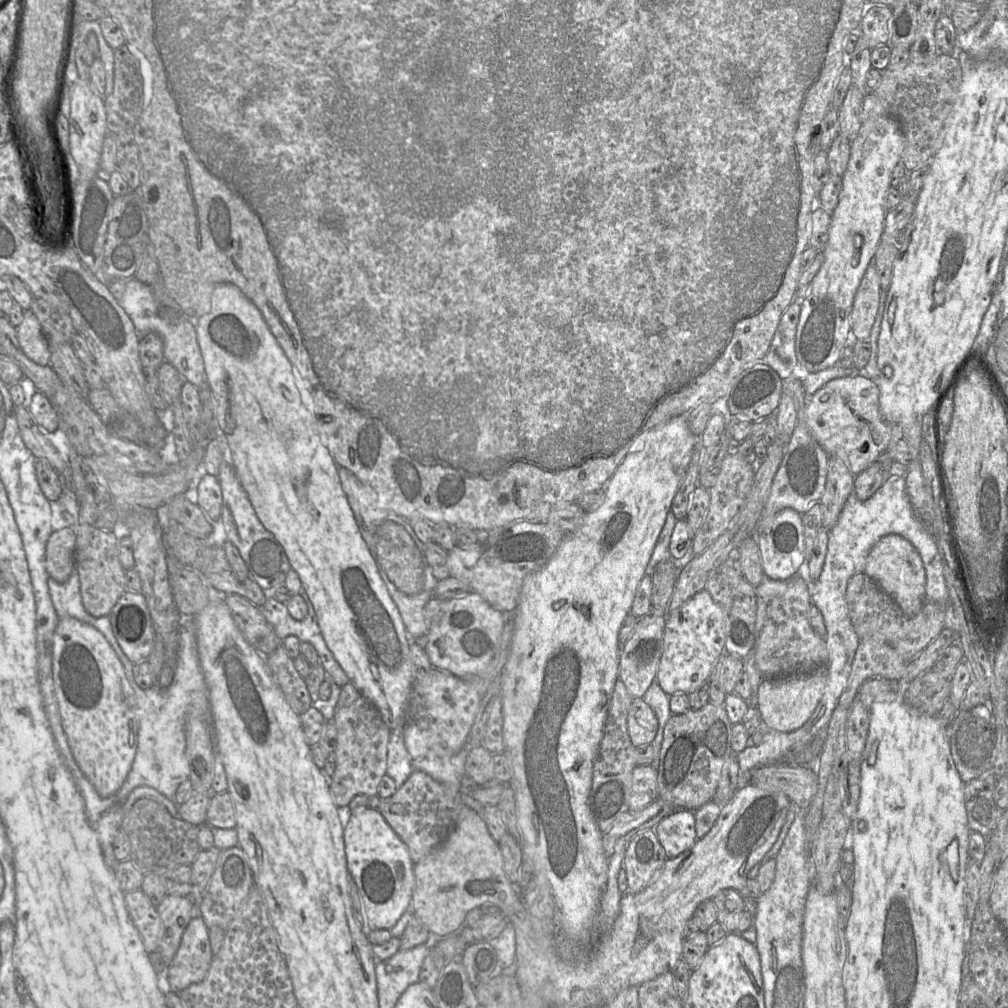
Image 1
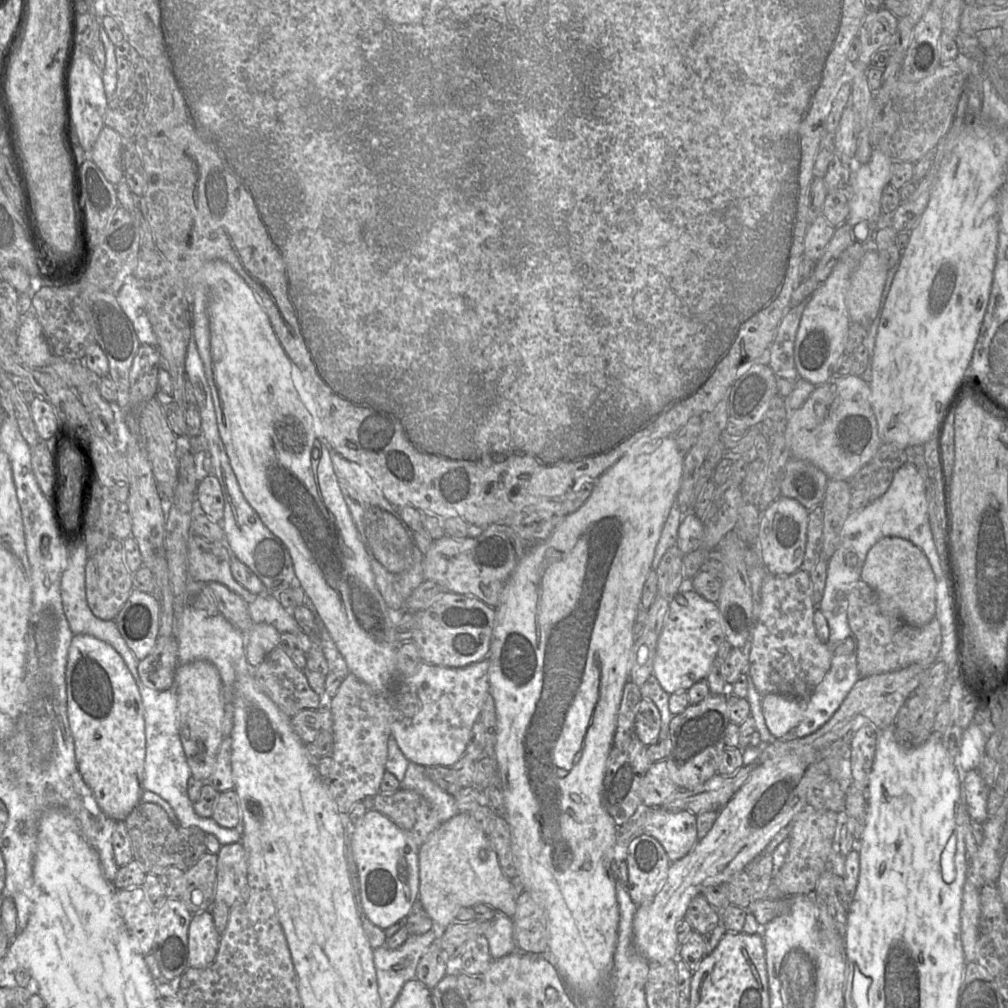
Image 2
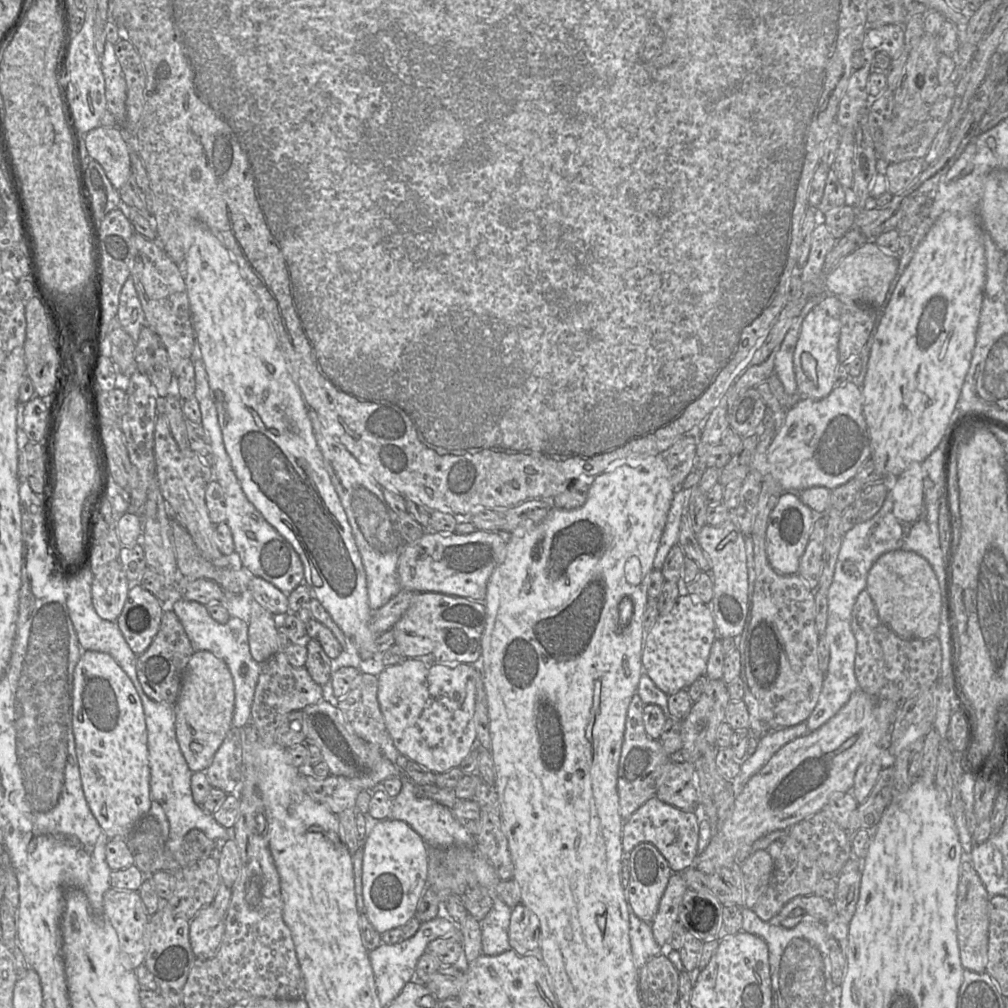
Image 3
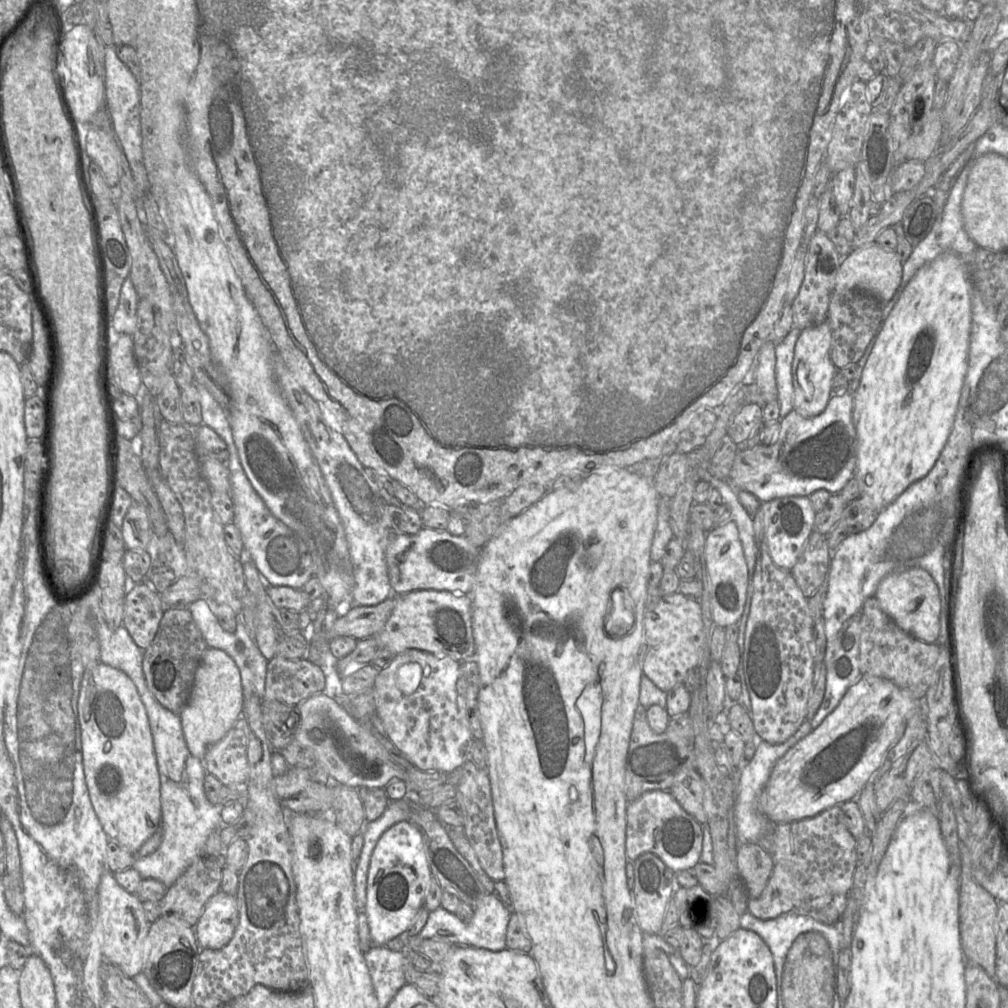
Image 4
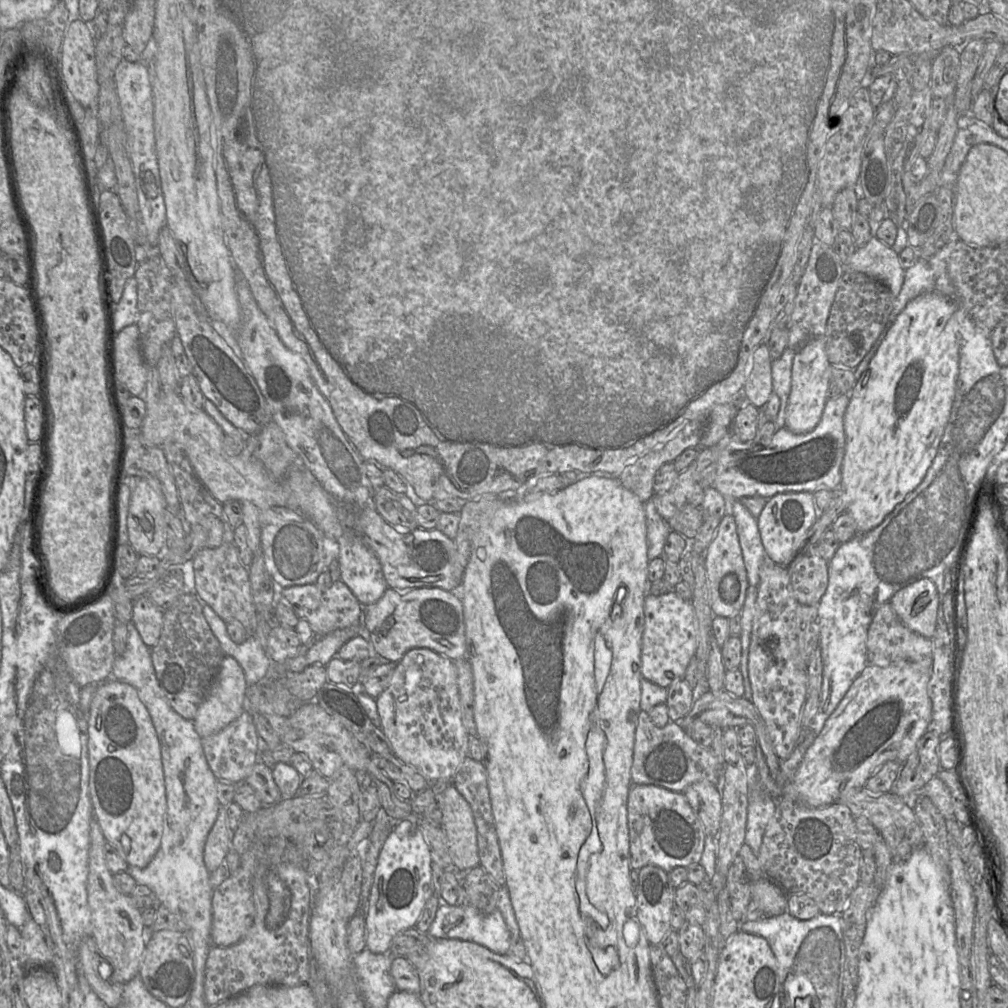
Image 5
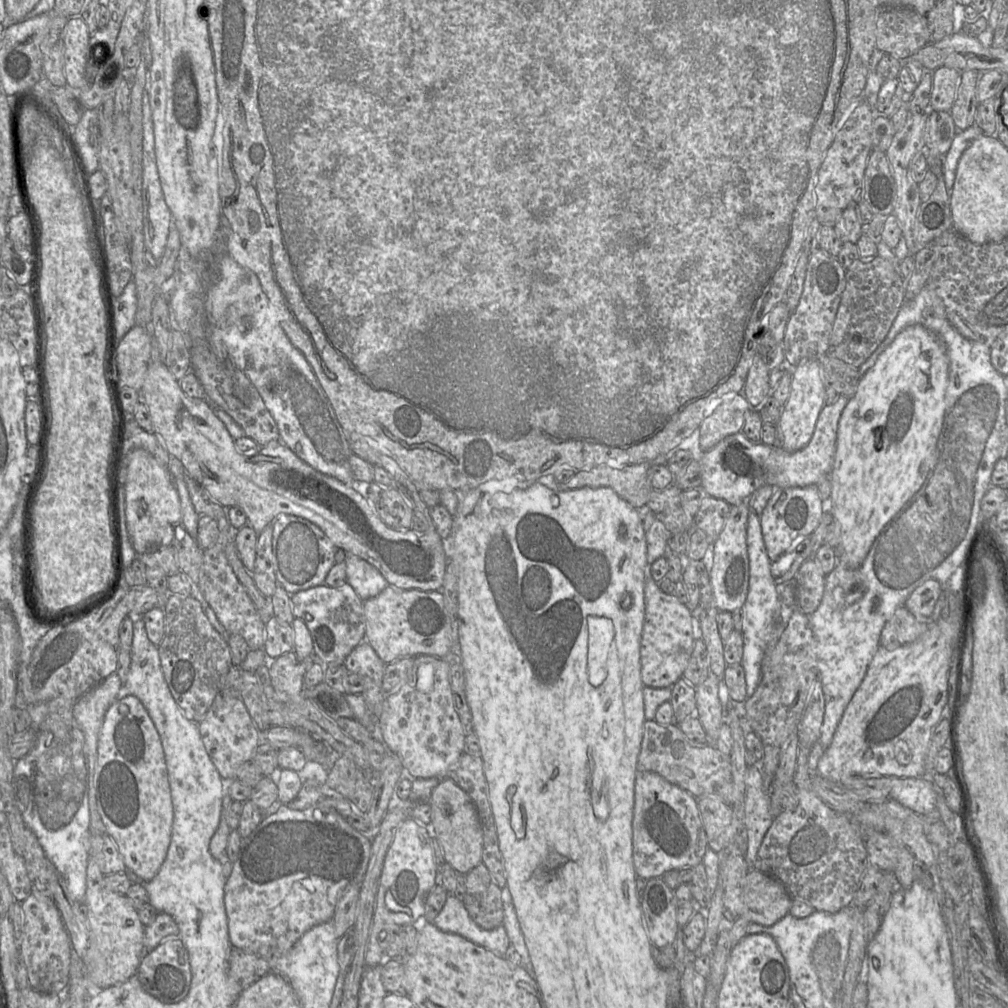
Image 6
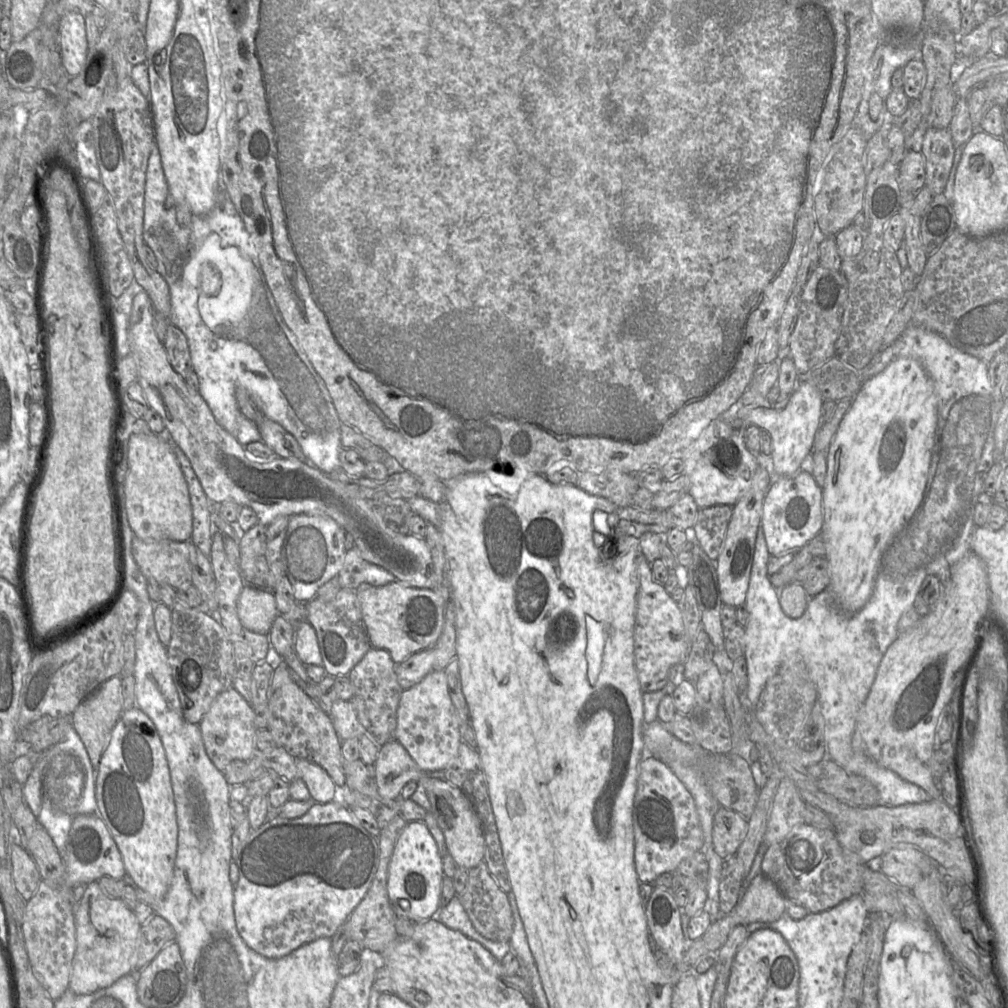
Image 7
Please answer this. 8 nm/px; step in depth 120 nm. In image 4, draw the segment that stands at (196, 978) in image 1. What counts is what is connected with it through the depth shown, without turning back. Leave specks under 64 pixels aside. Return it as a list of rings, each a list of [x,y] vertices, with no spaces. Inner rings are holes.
[[[219,890],[205,904],[194,926],[198,946],[212,950],[223,948],[232,939],[238,922],[236,895]]]

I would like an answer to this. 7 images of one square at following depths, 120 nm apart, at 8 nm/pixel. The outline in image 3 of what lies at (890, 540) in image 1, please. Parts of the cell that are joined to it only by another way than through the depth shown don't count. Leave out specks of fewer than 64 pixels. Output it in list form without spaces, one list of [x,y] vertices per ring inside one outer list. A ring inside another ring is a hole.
[[[893,550],[879,556],[866,579],[866,590],[880,621],[904,639],[936,636],[941,611],[941,592],[928,561],[913,551]]]

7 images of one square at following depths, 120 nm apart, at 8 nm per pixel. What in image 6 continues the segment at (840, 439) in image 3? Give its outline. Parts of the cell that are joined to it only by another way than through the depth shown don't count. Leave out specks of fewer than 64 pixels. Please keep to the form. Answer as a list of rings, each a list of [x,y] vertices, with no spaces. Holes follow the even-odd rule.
[[[840,396],[831,405],[824,405],[816,422],[813,435],[809,443],[795,452],[787,452],[779,445],[765,445],[761,442],[752,442],[742,432],[725,437],[711,449],[699,454],[701,466],[701,490],[703,494],[723,500],[731,506],[746,502],[758,488],[770,485],[775,488],[813,486],[822,477],[829,477],[836,449],[837,429],[841,414],[849,398]]]

